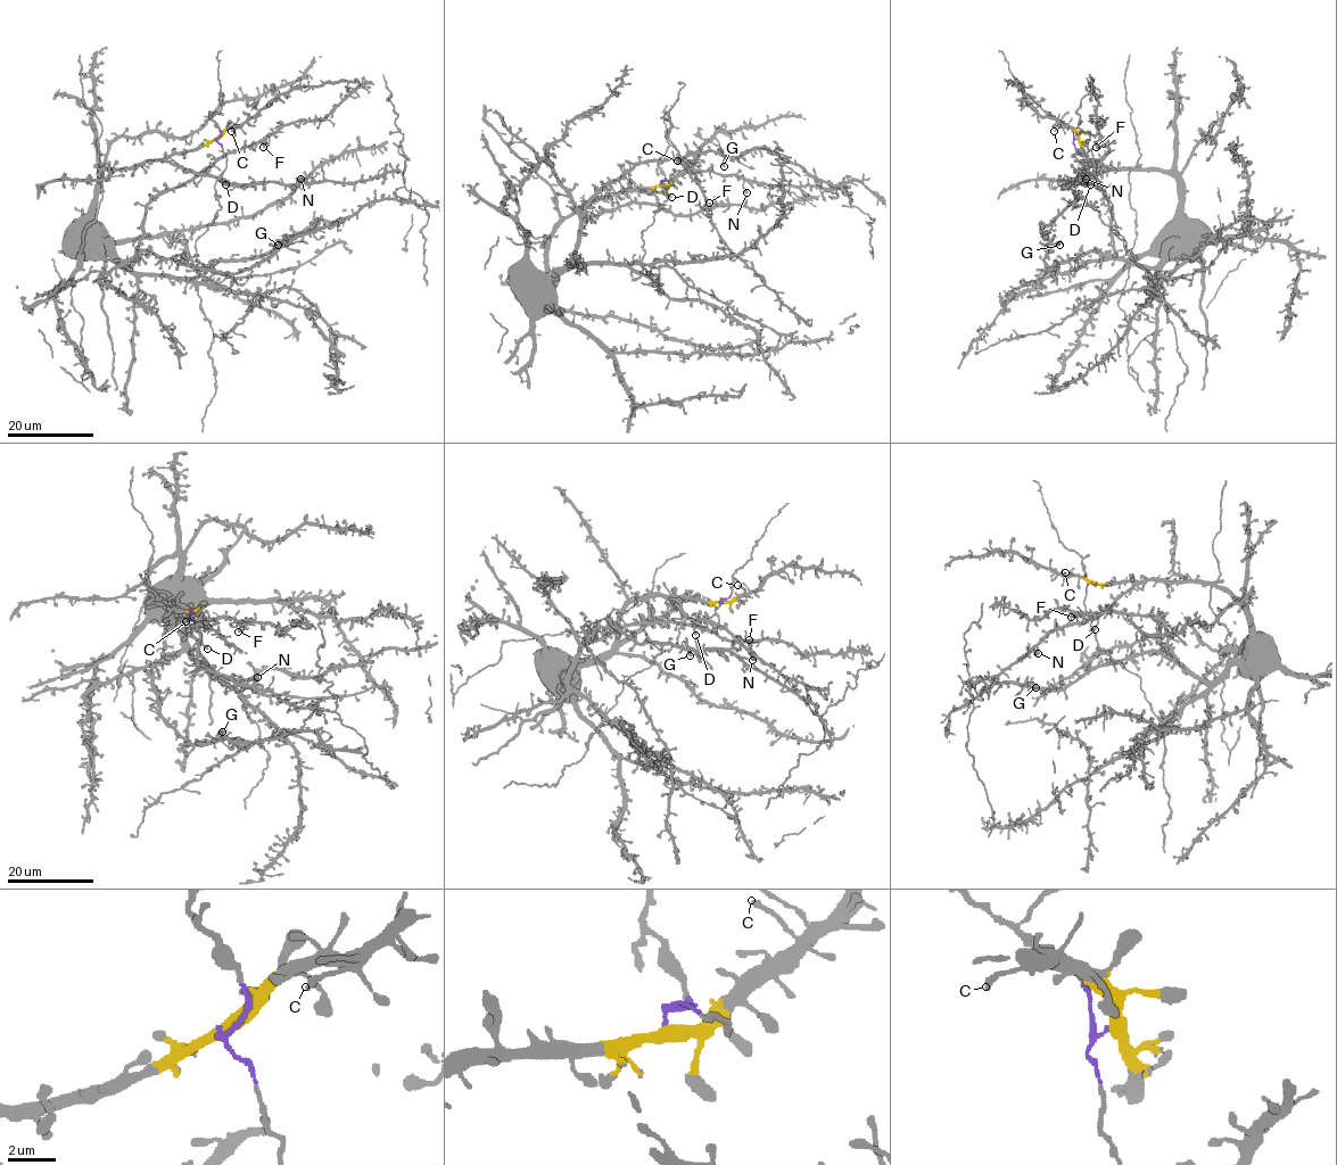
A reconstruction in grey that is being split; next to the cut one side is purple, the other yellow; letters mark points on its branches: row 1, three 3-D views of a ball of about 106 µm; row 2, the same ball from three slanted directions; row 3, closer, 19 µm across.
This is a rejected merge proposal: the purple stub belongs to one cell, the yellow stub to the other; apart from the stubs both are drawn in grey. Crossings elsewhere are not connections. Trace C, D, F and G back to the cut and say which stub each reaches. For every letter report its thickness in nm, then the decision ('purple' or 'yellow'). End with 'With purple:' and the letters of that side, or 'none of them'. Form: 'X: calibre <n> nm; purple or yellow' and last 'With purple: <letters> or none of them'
C: calibre 240 nm; yellow
D: calibre 360 nm; yellow
F: calibre 280 nm; yellow
G: calibre 500 nm; yellow
With purple: none of them

